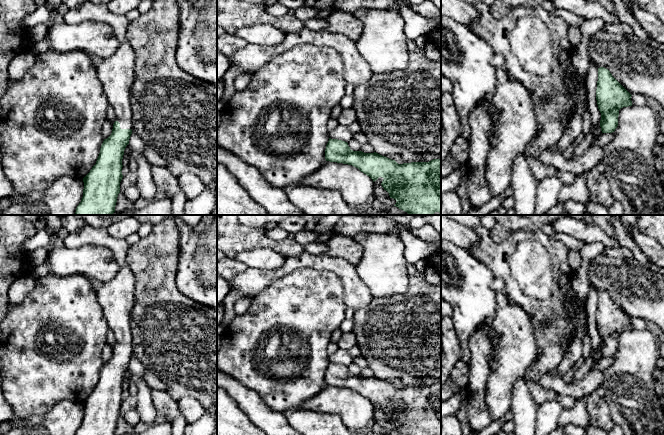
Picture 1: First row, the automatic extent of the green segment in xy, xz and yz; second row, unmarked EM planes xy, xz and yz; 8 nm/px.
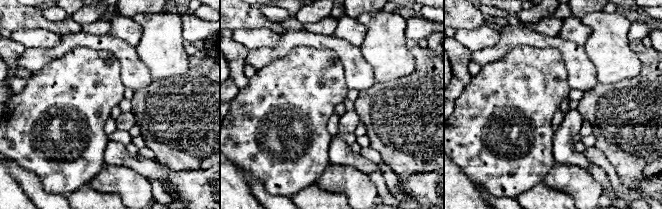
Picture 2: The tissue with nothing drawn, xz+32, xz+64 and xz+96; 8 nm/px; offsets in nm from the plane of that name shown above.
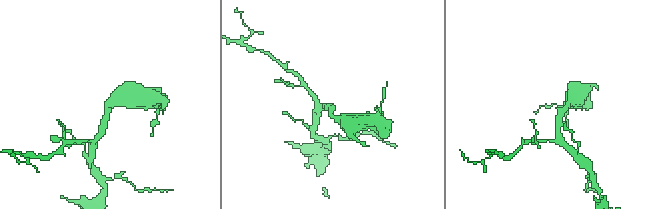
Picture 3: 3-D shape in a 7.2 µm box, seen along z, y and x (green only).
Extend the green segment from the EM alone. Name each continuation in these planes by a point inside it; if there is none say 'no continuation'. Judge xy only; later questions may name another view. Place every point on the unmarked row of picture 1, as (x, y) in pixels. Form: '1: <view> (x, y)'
1: xy (115, 297)

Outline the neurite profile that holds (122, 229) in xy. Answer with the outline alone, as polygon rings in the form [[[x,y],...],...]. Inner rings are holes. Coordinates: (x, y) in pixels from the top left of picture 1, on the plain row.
[[[133,217],[113,222],[107,227],[108,234],[115,239],[127,239],[131,234],[137,233],[140,223]]]

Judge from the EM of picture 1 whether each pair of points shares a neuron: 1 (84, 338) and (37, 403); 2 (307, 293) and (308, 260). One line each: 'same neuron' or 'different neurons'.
1: same neuron
2: different neurons

